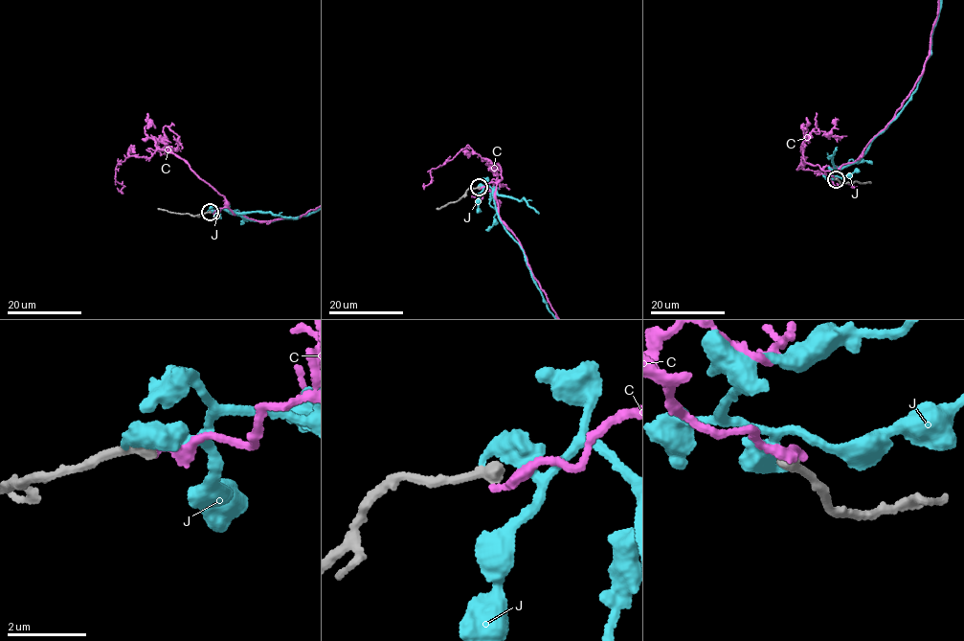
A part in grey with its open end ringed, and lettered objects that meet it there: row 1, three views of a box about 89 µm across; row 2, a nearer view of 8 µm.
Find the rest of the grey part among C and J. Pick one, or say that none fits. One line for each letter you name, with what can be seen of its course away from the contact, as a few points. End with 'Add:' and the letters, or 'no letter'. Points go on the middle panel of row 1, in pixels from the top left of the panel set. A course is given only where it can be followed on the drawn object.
Add: no letter

